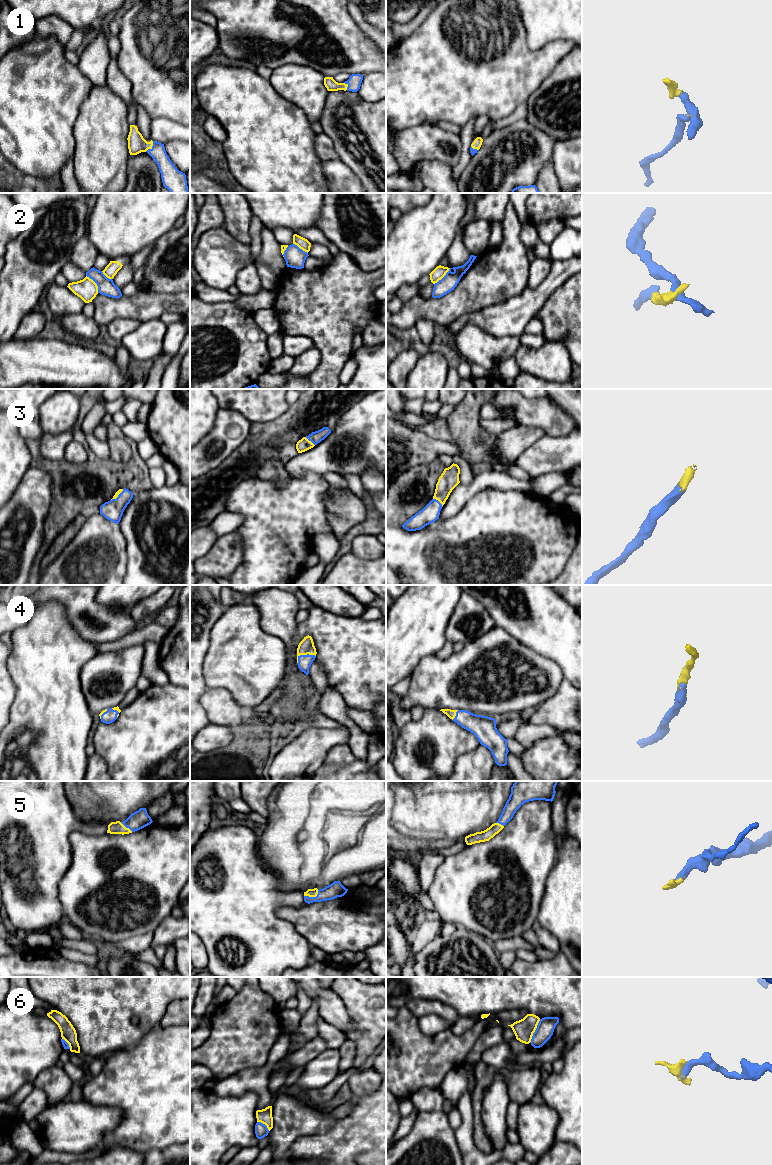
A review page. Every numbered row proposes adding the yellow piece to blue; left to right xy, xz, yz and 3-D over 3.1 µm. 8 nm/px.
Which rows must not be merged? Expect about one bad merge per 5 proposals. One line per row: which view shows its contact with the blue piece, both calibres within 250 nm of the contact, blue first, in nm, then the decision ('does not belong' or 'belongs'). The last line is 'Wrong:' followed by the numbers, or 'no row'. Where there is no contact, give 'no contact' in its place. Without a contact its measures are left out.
1: contact in xy; calibres 140 and 140 nm; belongs
2: contact in xy; calibres 140 and 170 nm; does not belong
3: contact in yz; calibres 150 and 160 nm; belongs
4: contact in xz; calibres 110 and 120 nm; belongs
5: contact in xz; calibres 120 and 60 nm; belongs
6: contact in yz; calibres 140 and 160 nm; does not belong
Wrong: 2, 6

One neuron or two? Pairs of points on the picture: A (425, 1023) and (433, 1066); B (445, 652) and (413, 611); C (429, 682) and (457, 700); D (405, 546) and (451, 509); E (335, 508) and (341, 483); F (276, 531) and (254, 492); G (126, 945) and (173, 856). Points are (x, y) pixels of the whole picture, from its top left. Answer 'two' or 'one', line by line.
A: two
B: two
C: one
D: two
E: two
F: one
G: two

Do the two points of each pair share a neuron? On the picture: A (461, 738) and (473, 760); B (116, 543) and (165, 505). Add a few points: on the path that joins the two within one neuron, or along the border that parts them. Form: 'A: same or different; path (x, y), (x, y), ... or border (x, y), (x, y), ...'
A: different; border (480, 744), (475, 749), (461, 754), (453, 769)
B: different; border (118, 524), (125, 539), (125, 554), (128, 559)

